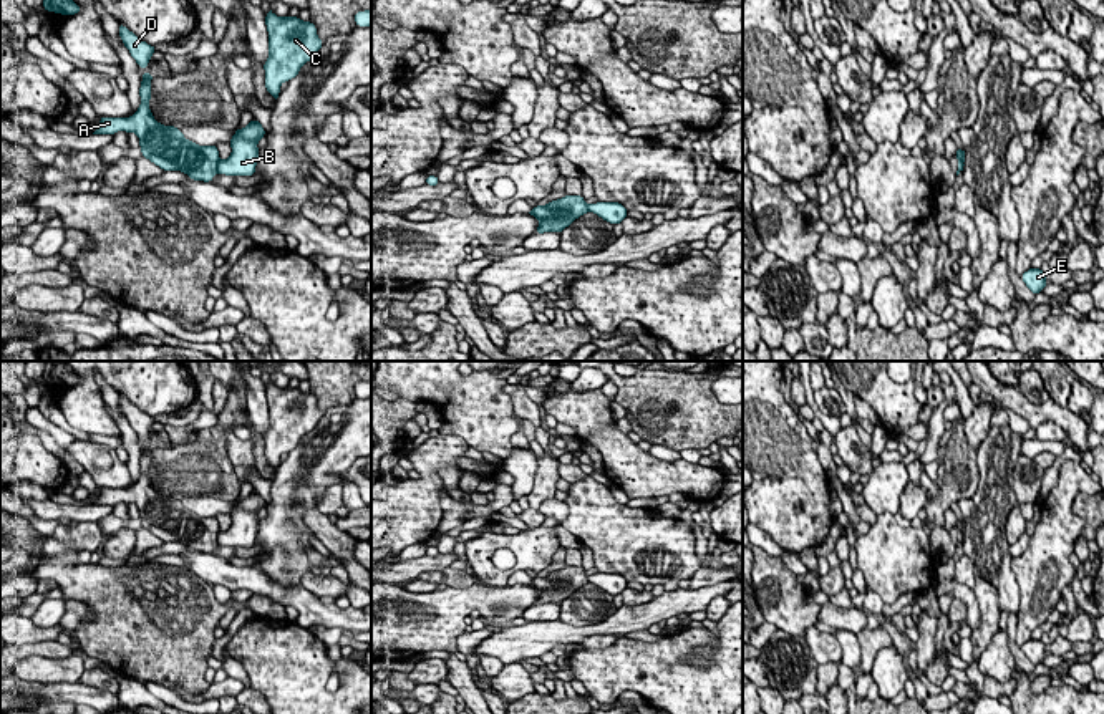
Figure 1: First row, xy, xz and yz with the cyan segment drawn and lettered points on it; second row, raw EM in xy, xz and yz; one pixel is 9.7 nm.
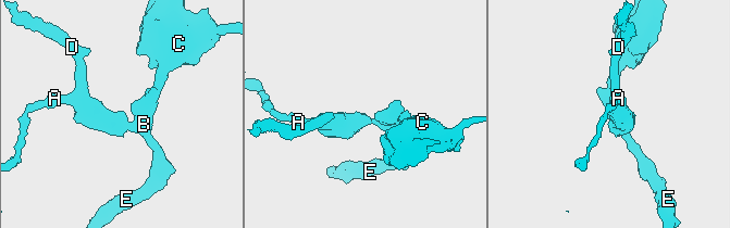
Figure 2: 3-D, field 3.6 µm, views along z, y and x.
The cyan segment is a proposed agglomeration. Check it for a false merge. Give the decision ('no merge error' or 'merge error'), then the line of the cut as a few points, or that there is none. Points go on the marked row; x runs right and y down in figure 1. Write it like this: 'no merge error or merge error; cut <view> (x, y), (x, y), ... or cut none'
merge error; cut xy (219, 159), (216, 171)

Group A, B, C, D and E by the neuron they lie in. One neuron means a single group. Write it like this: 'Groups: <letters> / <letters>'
Groups: A D / B C E

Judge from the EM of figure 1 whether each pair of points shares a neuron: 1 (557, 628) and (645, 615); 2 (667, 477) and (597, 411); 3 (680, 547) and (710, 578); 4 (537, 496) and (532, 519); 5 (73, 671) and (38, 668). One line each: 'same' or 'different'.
1: same
2: same
3: different
4: different
5: same

